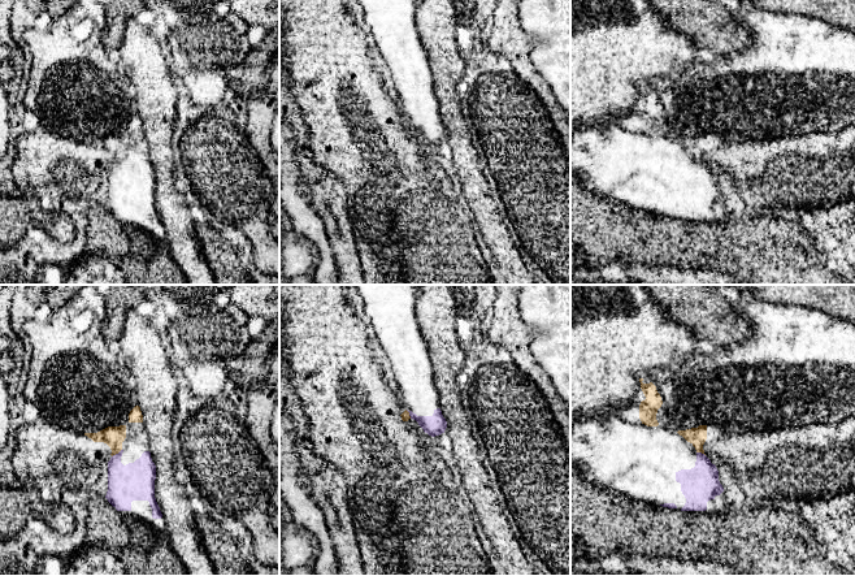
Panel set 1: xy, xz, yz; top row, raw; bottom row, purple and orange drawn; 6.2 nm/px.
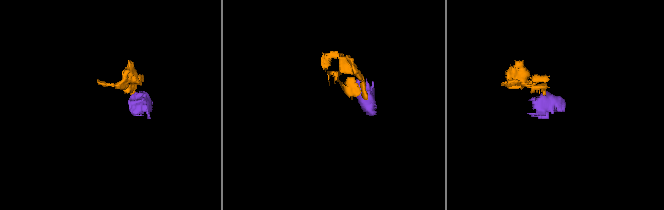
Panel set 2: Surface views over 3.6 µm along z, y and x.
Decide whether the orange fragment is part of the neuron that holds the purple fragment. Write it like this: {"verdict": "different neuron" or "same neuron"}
{"verdict": "different neuron"}

